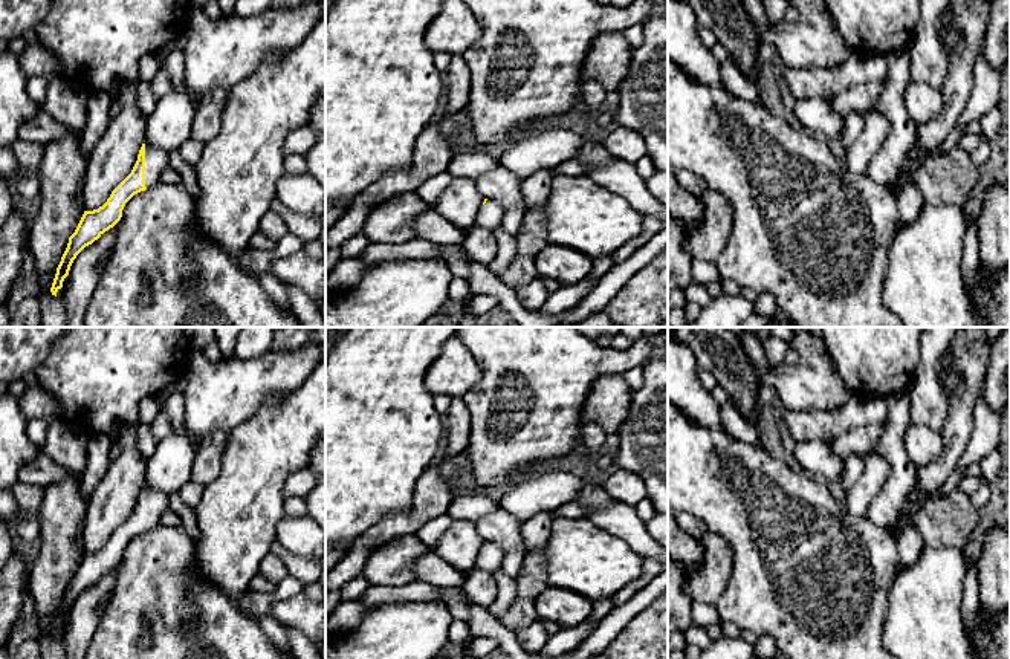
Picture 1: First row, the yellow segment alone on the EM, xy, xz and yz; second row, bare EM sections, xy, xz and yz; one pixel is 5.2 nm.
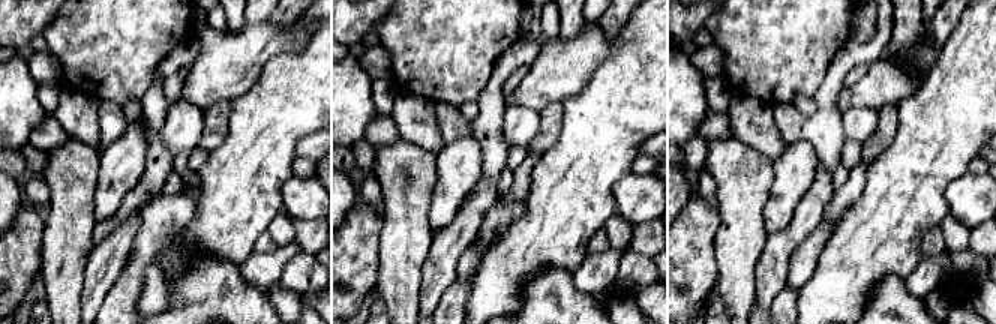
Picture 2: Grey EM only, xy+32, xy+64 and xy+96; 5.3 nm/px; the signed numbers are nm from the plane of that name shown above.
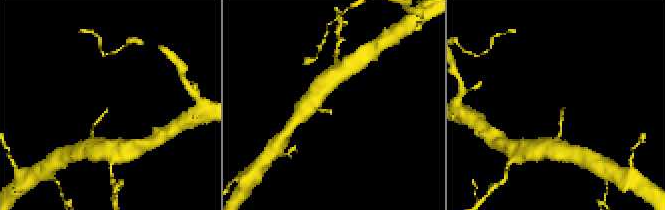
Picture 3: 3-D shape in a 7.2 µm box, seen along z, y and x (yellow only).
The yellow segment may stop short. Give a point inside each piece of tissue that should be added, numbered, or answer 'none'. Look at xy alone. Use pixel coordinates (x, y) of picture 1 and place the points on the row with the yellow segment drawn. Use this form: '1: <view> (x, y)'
1: xy (156, 161)

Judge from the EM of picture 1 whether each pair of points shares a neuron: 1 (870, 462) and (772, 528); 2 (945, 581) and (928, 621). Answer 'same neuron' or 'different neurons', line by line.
1: different neurons
2: same neuron

